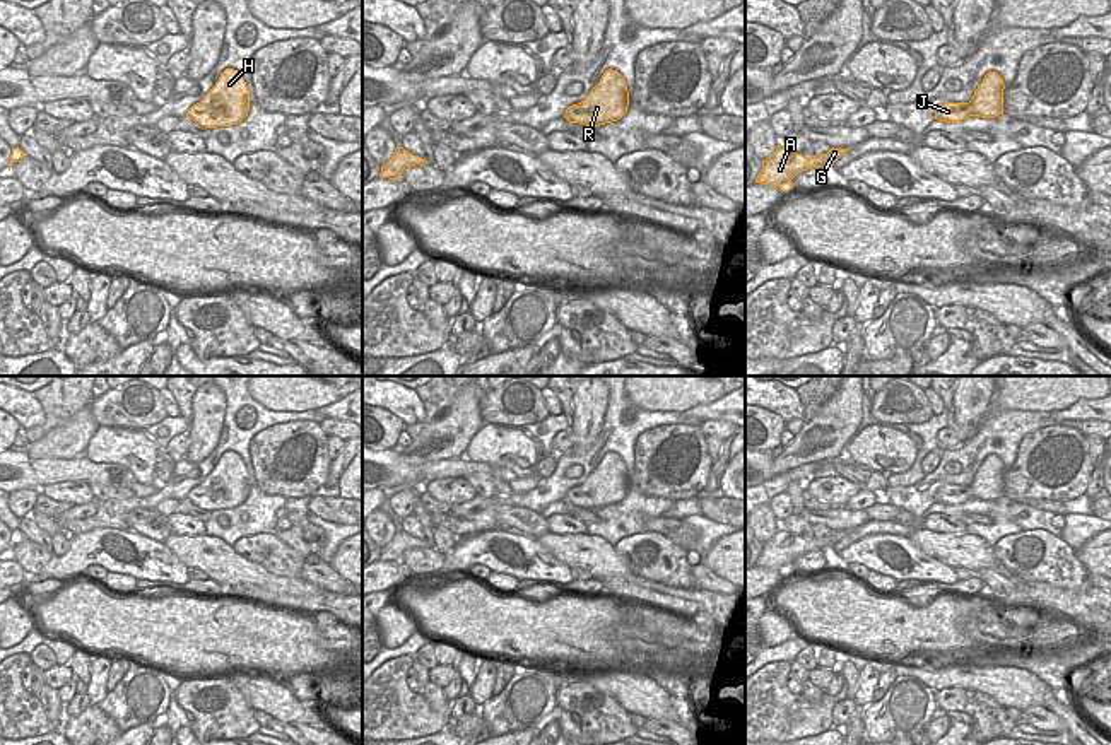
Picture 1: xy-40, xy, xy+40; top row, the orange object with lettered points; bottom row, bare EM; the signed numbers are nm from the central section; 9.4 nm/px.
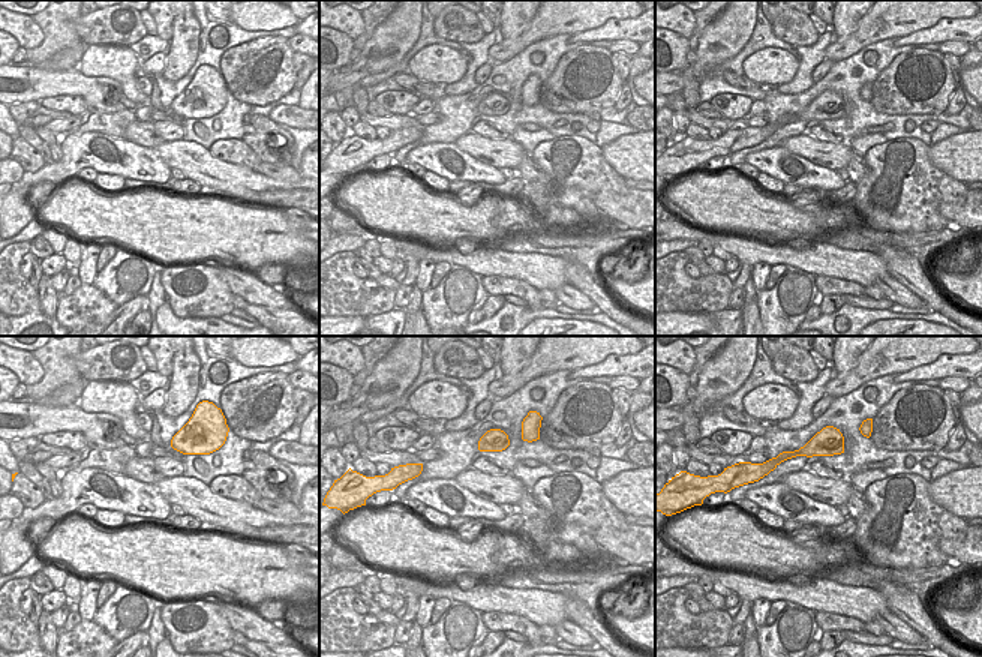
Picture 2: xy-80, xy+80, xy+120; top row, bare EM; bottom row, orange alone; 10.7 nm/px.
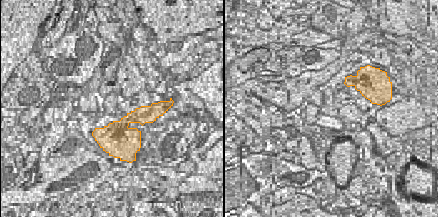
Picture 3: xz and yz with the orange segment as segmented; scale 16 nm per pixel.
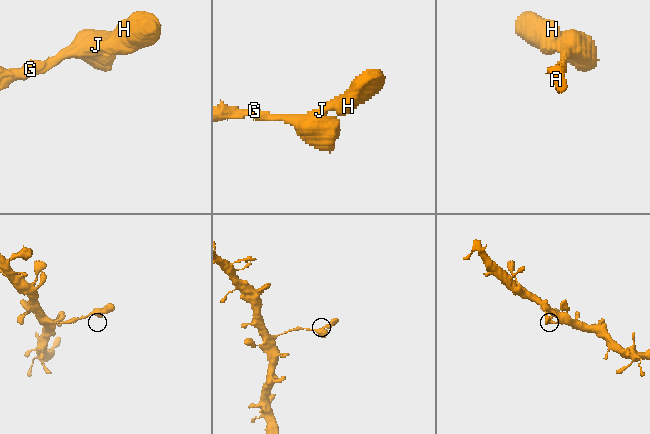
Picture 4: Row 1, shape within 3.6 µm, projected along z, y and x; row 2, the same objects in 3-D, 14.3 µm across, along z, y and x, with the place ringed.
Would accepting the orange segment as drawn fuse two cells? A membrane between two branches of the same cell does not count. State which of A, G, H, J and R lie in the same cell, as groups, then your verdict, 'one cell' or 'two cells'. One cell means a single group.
A G H J R | one cell

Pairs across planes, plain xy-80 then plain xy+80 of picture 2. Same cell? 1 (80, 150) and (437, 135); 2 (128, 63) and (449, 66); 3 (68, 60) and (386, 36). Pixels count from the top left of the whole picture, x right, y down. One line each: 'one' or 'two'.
1: two
2: one
3: one

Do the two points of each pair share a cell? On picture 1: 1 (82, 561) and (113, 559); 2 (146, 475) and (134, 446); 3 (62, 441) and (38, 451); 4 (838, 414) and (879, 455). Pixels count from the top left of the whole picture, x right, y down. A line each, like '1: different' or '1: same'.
1: same
2: same
3: same
4: different

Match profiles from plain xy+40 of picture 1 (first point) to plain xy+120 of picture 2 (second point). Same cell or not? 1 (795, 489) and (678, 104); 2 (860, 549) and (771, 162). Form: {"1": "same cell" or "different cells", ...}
{"1": "different cells", "2": "same cell"}

